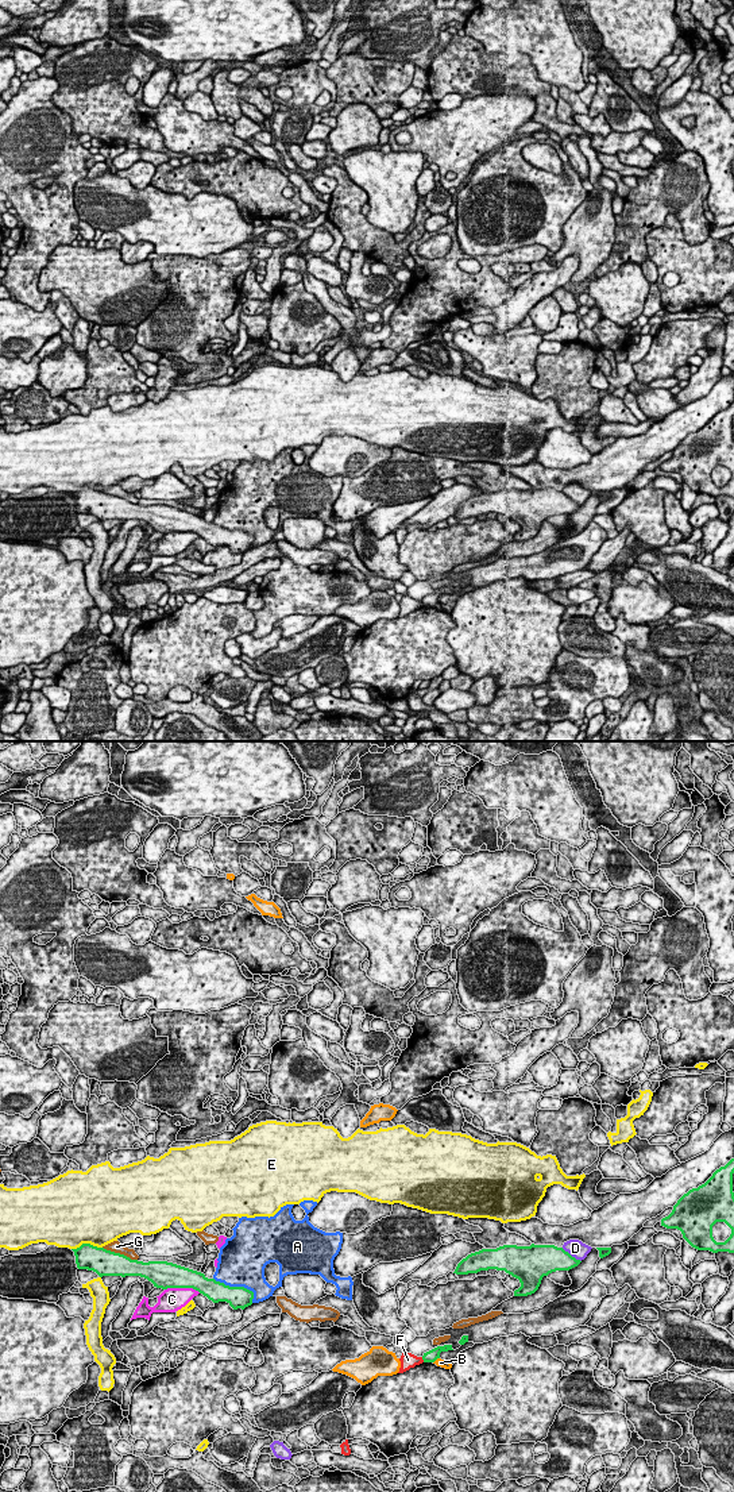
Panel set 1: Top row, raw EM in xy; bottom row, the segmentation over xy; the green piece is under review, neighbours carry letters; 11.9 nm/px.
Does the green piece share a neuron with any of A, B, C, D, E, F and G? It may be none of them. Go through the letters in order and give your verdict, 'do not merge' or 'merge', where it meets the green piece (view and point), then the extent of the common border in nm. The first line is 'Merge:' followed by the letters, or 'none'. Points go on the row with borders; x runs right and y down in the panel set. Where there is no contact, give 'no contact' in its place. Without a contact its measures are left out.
Merge: none
A: do not merge | xy (238, 1287) | 550 nm
B: do not merge | xy (436, 1359) | 110 nm
C: do not merge | xy (182, 1287) | 440 nm
D: do not merge | xy (570, 1255) | 300 nm
E: do not merge | xy (87, 1244) | 360 nm
F: do not merge | xy (422, 1359) | 70 nm
G: do not merge | xy (119, 1253) | 440 nm

